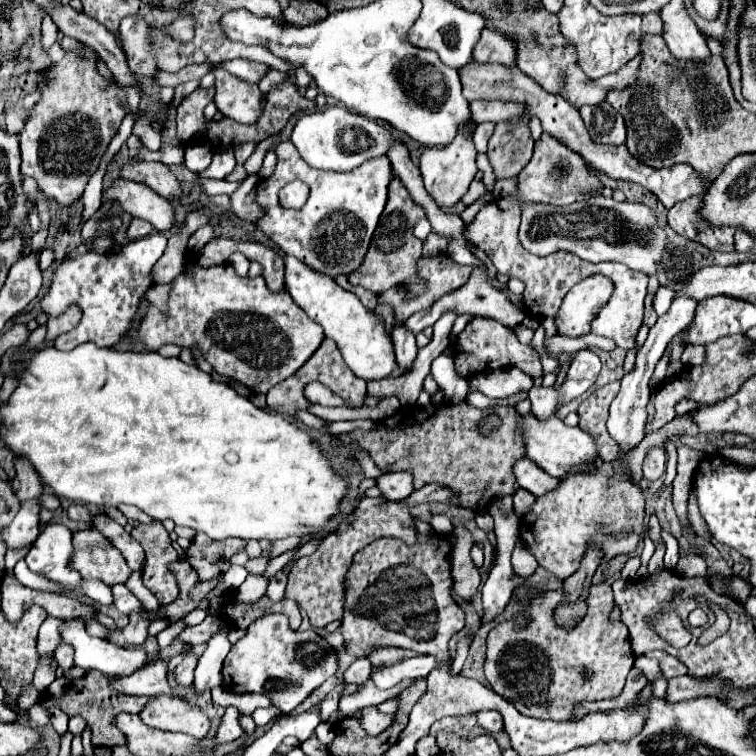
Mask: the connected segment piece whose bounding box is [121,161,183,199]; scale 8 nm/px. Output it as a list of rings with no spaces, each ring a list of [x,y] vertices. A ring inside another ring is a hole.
[[[141,161],[135,165],[127,163],[121,171],[121,177],[145,183],[155,193],[159,193],[161,197],[167,197],[167,199],[169,197],[181,197],[181,193],[183,193],[181,183],[163,163],[149,163],[149,161]]]

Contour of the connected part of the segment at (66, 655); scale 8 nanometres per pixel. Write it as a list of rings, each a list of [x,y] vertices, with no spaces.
[[[61,642],[59,647],[55,650],[54,658],[58,663],[58,666],[62,667],[64,671],[69,671],[74,667],[74,651],[70,645]]]

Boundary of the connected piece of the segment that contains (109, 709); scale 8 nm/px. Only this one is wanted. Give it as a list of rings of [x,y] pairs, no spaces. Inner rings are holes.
[[[89,671],[87,675],[73,679],[67,687],[65,697],[59,699],[61,709],[71,715],[81,715],[87,725],[93,731],[93,745],[95,747],[113,747],[113,745],[127,745],[125,735],[115,727],[115,715],[119,713],[139,713],[147,705],[147,697],[135,697],[135,695],[119,695],[117,691],[111,691],[111,679],[113,675],[103,675],[99,671]]]

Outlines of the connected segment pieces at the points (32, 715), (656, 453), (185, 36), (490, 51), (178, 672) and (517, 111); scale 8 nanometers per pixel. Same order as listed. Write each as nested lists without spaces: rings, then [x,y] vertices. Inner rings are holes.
[[[33,705],[27,713],[29,713],[29,719],[31,719],[31,725],[45,725],[49,721],[47,709],[43,709],[39,705]]]
[[[653,447],[645,455],[642,471],[645,479],[659,479],[665,473],[665,451],[661,447]]]
[[[183,15],[183,19],[177,19],[167,27],[167,31],[173,39],[179,39],[181,43],[189,43],[191,35],[195,35],[195,23],[191,23],[191,15]]]
[[[483,29],[479,37],[479,45],[475,45],[473,59],[477,63],[501,63],[507,67],[515,67],[515,43],[507,39],[503,33]]]
[[[187,651],[185,653],[185,659],[177,665],[177,669],[173,673],[175,675],[175,681],[179,685],[183,685],[183,687],[191,685],[193,683],[193,671],[195,671],[195,667],[197,667],[197,655],[193,651]]]
[[[473,101],[471,103],[471,111],[473,111],[473,119],[477,123],[483,121],[509,121],[515,117],[521,117],[527,111],[527,105],[523,103],[503,103],[503,101]]]

